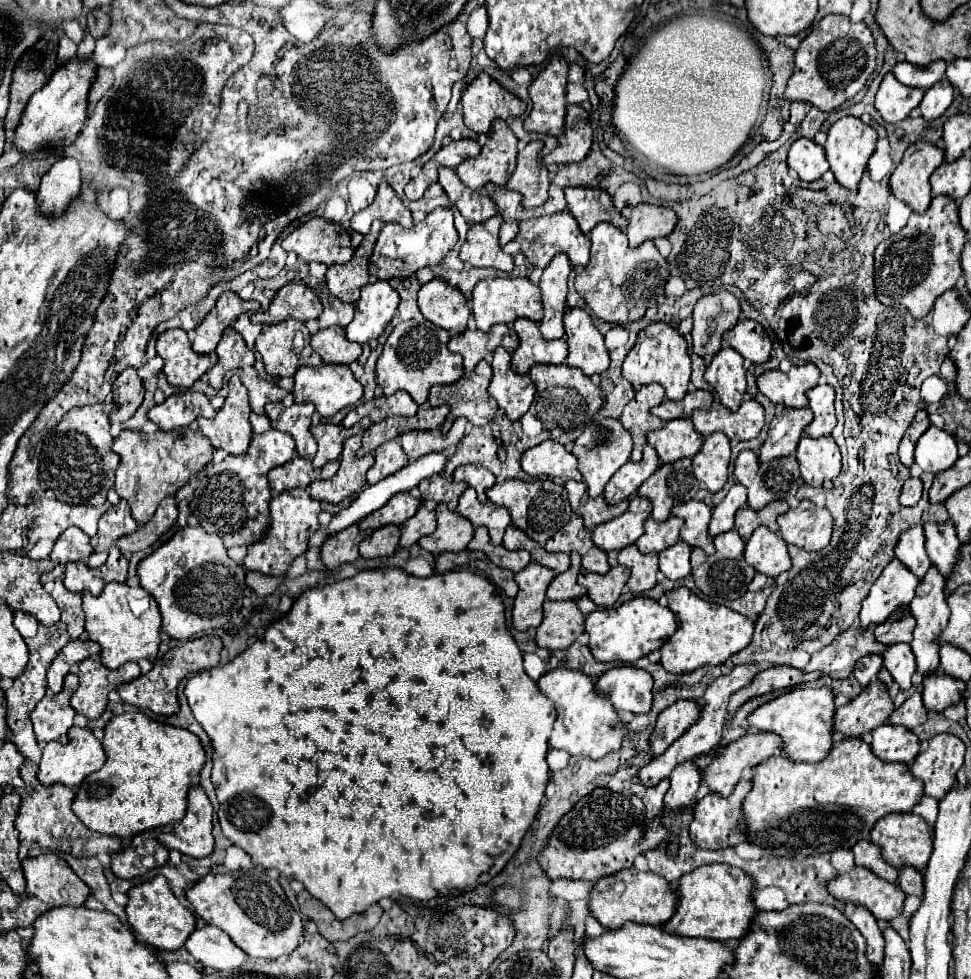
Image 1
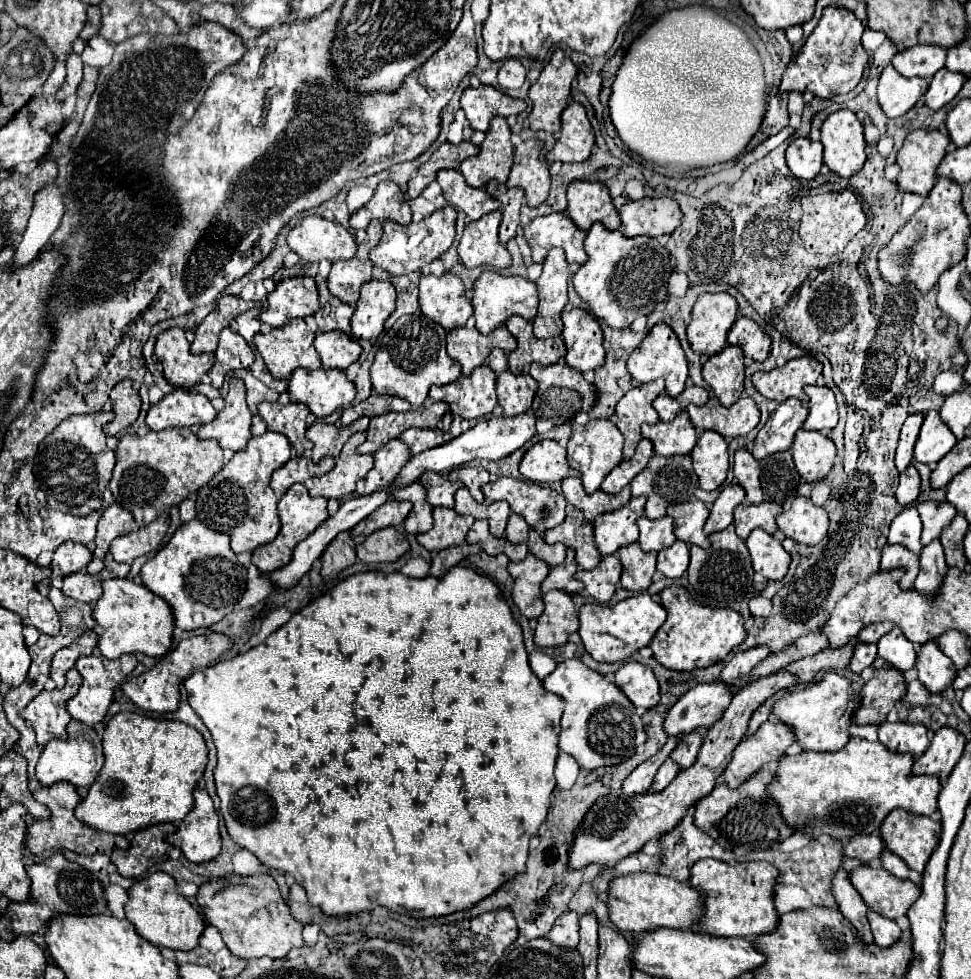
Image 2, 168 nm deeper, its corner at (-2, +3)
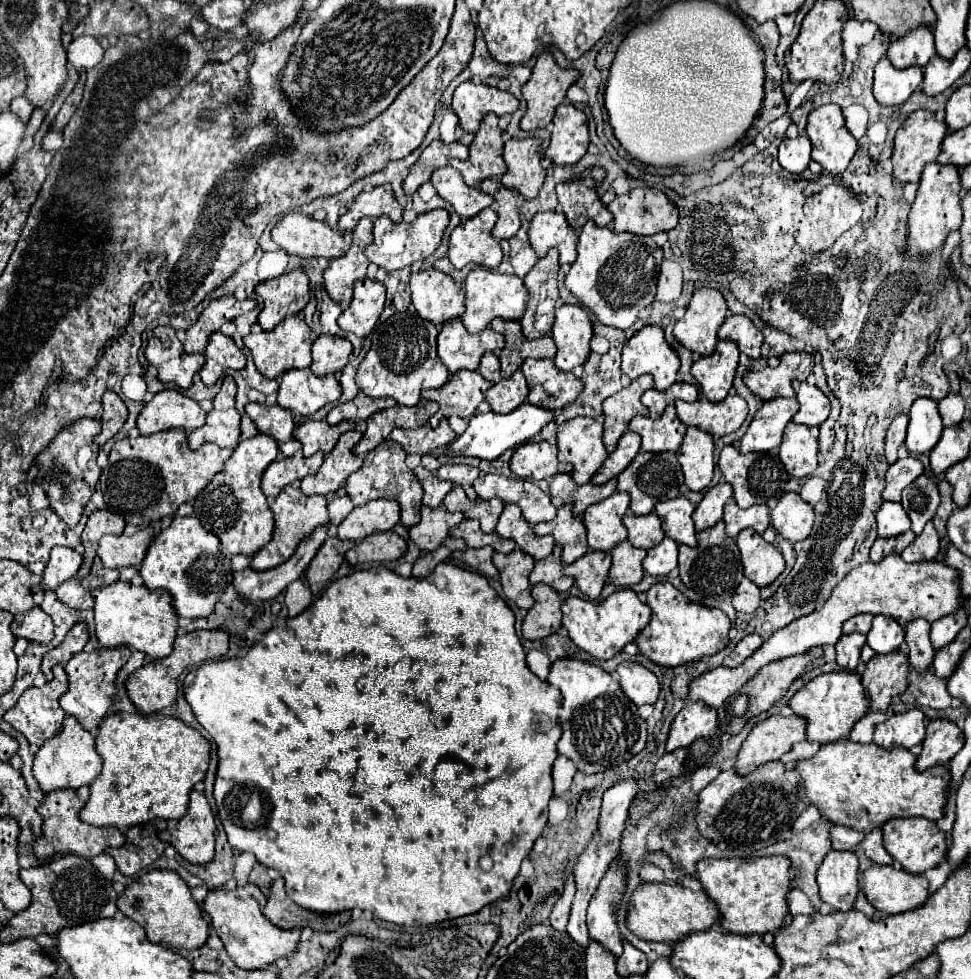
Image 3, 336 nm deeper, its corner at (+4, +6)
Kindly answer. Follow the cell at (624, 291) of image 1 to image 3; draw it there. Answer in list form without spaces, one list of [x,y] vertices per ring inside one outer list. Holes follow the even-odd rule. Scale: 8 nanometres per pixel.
[[[585,222],[577,242],[577,260],[565,276],[565,288],[577,296],[599,322],[623,330],[637,320],[639,310],[653,302],[661,260],[663,252],[651,238],[629,232],[615,234],[607,226],[599,228],[595,222]]]

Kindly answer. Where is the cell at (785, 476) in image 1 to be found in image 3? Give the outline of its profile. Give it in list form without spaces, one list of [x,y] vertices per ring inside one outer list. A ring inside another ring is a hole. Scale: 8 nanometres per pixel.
[[[725,446],[719,456],[719,470],[725,480],[733,486],[733,498],[741,508],[749,508],[753,504],[767,504],[769,500],[779,500],[783,496],[783,488],[789,480],[781,460],[773,454],[741,454],[735,446]]]

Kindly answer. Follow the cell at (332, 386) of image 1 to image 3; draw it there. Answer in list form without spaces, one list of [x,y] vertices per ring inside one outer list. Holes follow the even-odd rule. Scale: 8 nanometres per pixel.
[[[309,368],[289,370],[281,378],[277,404],[293,414],[309,416],[339,396],[341,386],[333,374],[315,376]]]

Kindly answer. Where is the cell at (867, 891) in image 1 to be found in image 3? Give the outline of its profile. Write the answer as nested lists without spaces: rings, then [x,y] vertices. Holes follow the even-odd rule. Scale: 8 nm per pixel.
[[[877,866],[865,870],[863,892],[883,914],[901,914],[915,910],[929,898],[929,880],[907,874],[897,866]]]

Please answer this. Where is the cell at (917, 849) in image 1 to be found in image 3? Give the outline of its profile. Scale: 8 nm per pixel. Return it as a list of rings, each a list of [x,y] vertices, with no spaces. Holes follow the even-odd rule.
[[[899,818],[883,826],[883,846],[893,856],[893,860],[909,874],[923,874],[939,866],[947,854],[947,836],[937,828],[933,820],[927,818]]]

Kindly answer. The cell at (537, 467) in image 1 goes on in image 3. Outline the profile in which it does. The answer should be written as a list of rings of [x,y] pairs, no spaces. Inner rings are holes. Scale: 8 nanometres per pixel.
[[[527,442],[511,456],[511,472],[523,480],[543,480],[557,472],[571,472],[571,466],[557,462],[557,448],[541,442]]]

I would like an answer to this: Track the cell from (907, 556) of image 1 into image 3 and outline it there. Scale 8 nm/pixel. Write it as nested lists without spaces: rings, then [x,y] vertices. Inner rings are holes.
[[[883,502],[877,510],[877,534],[891,538],[903,534],[907,528],[911,528],[911,522],[903,506],[899,506],[899,502]]]

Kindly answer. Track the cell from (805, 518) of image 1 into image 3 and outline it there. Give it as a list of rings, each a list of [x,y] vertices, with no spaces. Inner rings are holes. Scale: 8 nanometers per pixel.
[[[783,494],[777,506],[771,510],[773,528],[787,540],[797,542],[811,534],[813,528],[813,506],[801,500],[799,494]]]

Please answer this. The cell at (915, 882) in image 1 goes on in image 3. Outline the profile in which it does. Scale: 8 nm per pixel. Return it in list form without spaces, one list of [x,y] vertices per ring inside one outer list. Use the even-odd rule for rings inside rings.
[[[875,828],[873,832],[869,832],[863,842],[861,848],[865,850],[865,856],[869,860],[873,860],[875,864],[891,864],[893,858],[887,854],[887,850],[883,848],[883,832],[881,828]]]

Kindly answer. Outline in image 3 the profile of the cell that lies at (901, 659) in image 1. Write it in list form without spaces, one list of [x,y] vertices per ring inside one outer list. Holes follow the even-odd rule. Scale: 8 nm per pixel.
[[[877,614],[873,618],[873,628],[867,634],[867,644],[877,654],[889,654],[897,650],[903,644],[903,640],[905,640],[905,630],[891,616]]]

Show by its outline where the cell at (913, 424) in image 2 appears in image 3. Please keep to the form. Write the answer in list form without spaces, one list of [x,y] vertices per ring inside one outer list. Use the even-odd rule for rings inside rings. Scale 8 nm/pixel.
[[[899,414],[889,424],[887,436],[885,436],[885,458],[887,458],[889,464],[893,464],[897,460],[897,448],[903,444],[905,432],[907,432],[907,416]]]

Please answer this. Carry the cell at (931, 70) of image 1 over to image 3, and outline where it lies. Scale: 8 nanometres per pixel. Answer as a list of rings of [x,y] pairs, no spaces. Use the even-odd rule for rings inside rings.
[[[919,26],[909,30],[905,36],[891,42],[887,50],[887,58],[895,68],[907,66],[925,66],[935,54],[933,32],[929,26]]]

